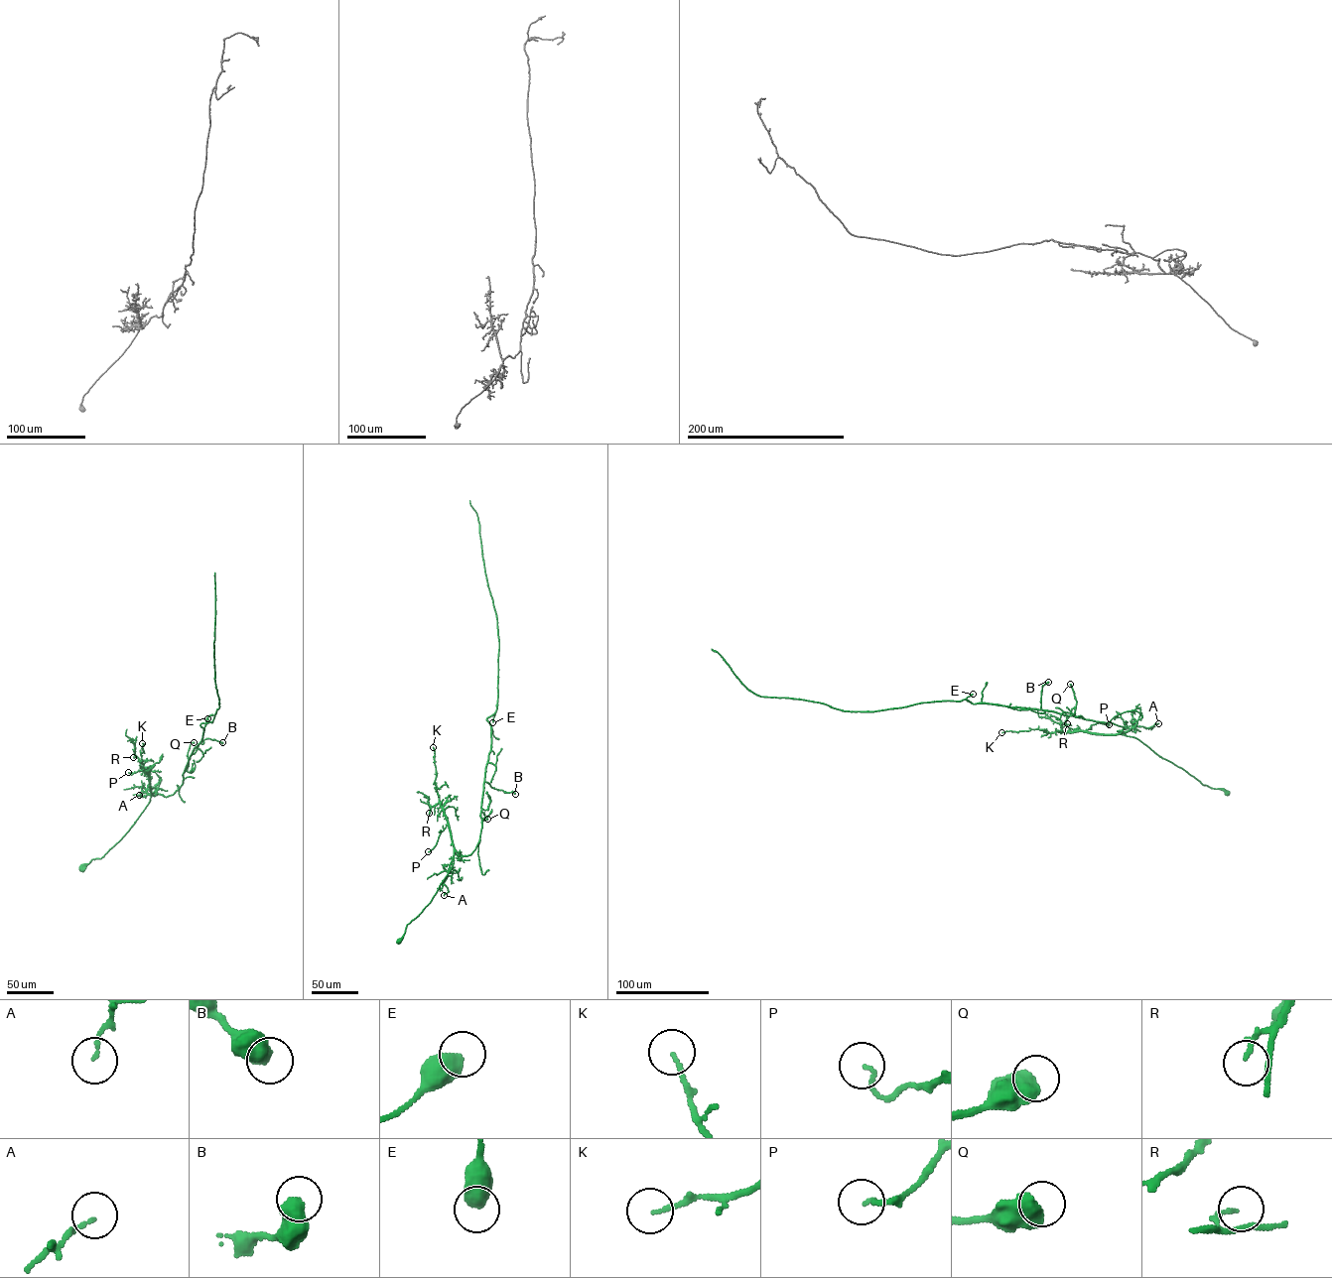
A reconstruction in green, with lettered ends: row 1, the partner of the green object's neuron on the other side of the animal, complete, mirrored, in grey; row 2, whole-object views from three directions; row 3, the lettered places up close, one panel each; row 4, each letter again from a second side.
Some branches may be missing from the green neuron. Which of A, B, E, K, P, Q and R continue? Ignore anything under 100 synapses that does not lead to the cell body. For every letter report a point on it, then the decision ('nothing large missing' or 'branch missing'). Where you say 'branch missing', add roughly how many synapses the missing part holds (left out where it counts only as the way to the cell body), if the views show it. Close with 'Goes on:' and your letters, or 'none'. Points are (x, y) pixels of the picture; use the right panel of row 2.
A: at (1158, 723); nothing large missing
B: at (1048, 682); nothing large missing
E: at (973, 694); nothing large missing
K: at (1001, 732); nothing large missing
P: at (1109, 724); nothing large missing
Q: at (1070, 684); nothing large missing
R: at (1067, 723); nothing large missing
Goes on: none

